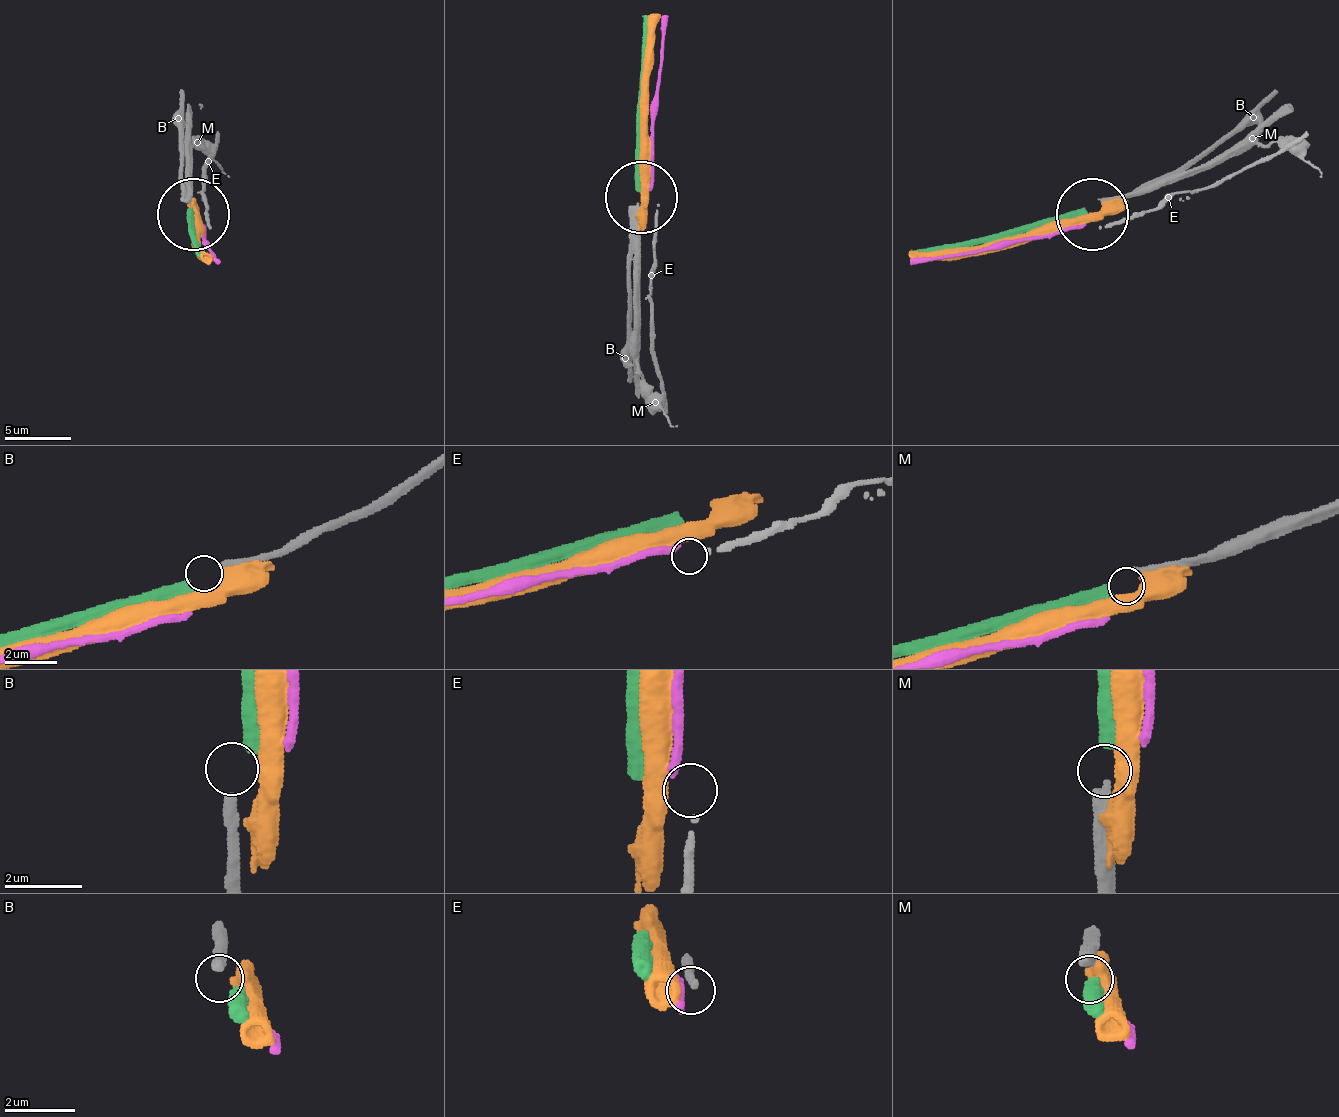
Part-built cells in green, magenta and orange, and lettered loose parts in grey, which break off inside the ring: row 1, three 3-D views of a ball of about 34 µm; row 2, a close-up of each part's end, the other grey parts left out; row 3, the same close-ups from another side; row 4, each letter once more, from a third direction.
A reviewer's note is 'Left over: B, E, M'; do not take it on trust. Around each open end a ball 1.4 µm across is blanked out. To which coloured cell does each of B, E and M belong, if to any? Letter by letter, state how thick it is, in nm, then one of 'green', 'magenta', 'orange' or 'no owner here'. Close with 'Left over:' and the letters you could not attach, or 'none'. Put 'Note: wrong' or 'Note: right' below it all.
B: 280 nm thick; no owner here
E: 180 nm thick; no owner here
M: 380 nm thick; green
Left over: B, E
Note: wrong

